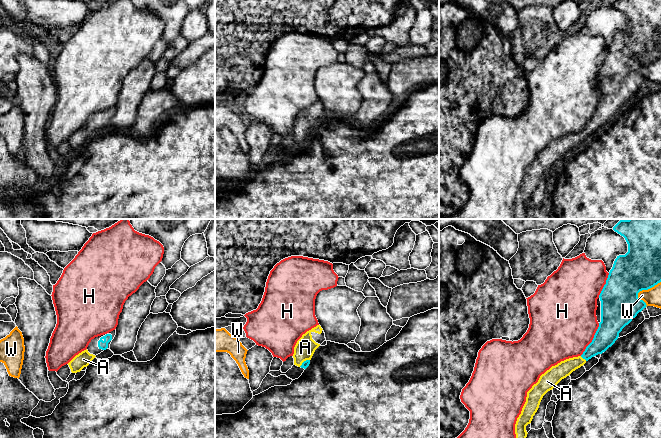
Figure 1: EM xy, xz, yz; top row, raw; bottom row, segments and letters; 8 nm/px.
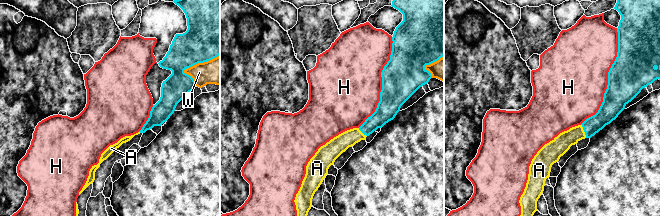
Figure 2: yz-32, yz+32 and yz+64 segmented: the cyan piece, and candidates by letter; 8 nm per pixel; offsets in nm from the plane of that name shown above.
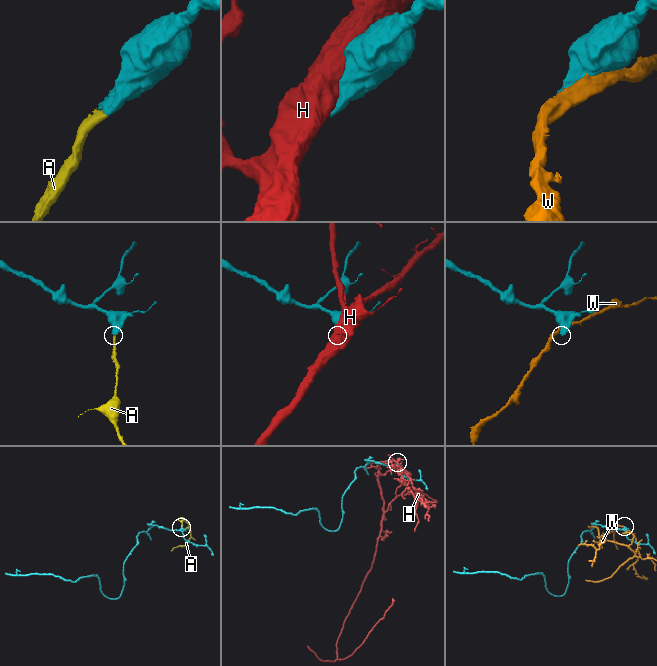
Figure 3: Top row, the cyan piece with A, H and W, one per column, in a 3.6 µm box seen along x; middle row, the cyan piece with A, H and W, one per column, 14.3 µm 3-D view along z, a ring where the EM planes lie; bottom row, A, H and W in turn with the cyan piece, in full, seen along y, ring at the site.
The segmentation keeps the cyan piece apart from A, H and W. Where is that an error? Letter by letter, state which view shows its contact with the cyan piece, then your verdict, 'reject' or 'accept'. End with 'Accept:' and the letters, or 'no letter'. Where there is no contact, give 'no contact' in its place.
A: yz | accept
H: yz | reject
W: yz | reject
Accept: A

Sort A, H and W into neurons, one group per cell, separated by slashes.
A / H / W

